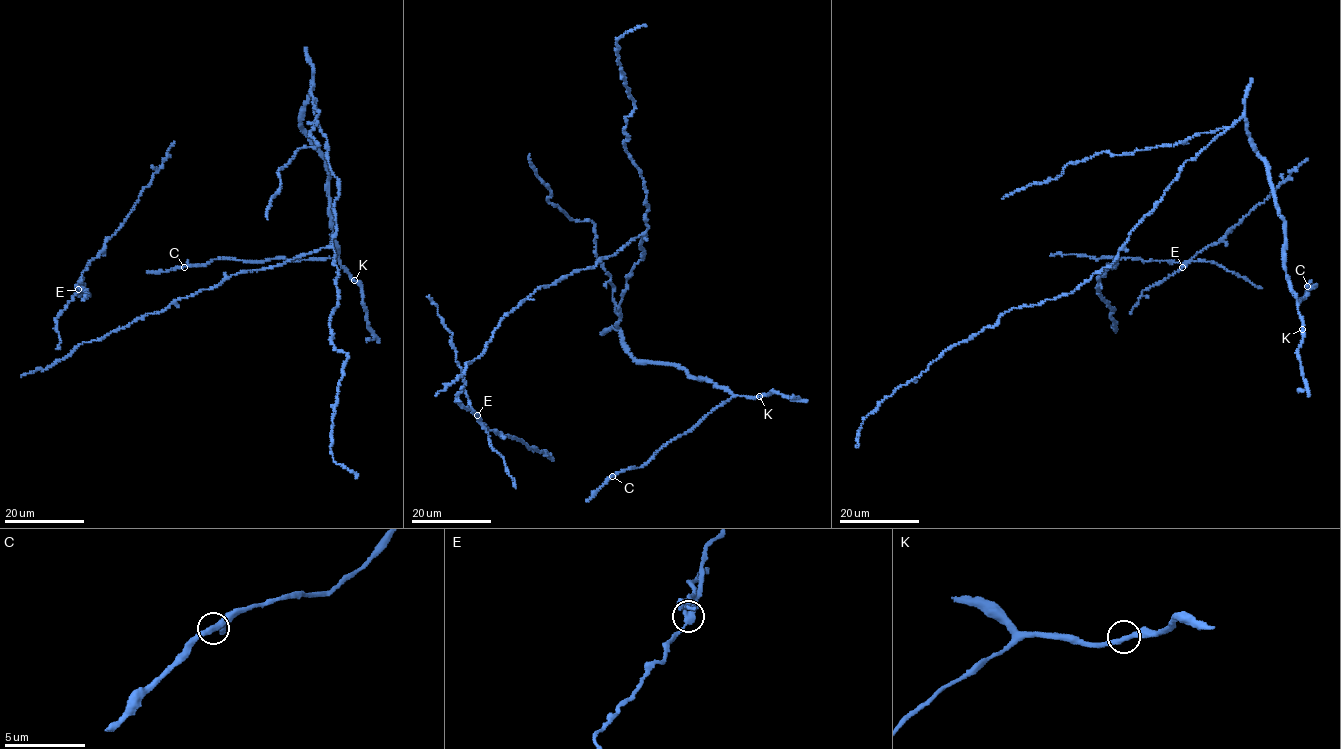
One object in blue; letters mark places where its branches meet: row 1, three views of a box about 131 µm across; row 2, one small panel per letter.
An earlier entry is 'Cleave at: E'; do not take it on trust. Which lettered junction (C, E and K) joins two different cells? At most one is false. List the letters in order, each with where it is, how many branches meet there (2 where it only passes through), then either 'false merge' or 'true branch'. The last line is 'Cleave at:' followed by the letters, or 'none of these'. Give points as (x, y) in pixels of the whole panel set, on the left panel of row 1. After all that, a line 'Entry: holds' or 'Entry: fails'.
C: (184, 267) | 2 | true branch
E: (78, 289) | 2 | false merge
K: (354, 280) | 2 | true branch
Cleave at: E
Entry: holds

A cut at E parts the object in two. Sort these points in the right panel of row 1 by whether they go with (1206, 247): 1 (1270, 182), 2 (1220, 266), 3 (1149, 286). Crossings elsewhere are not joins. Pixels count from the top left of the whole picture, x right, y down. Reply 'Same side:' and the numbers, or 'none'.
Same side: 3

